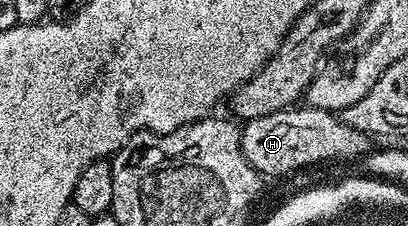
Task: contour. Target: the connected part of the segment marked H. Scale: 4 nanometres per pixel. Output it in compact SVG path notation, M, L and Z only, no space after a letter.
M307 105L270 113L270 117L249 119L243 124L240 133L246 161L250 161L254 170L264 177L288 175L299 167L312 167L315 163L328 163L331 159L355 160L369 150L368 143L369 136L346 125L339 114Z

